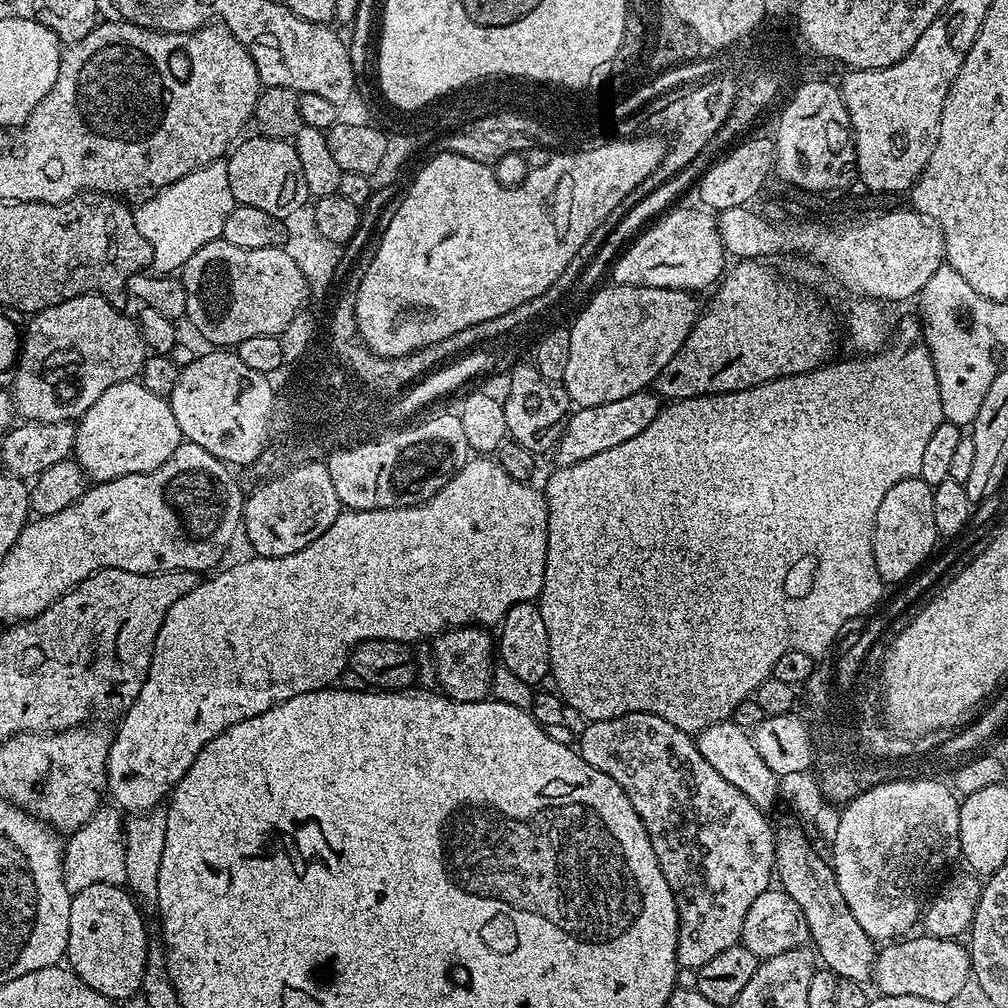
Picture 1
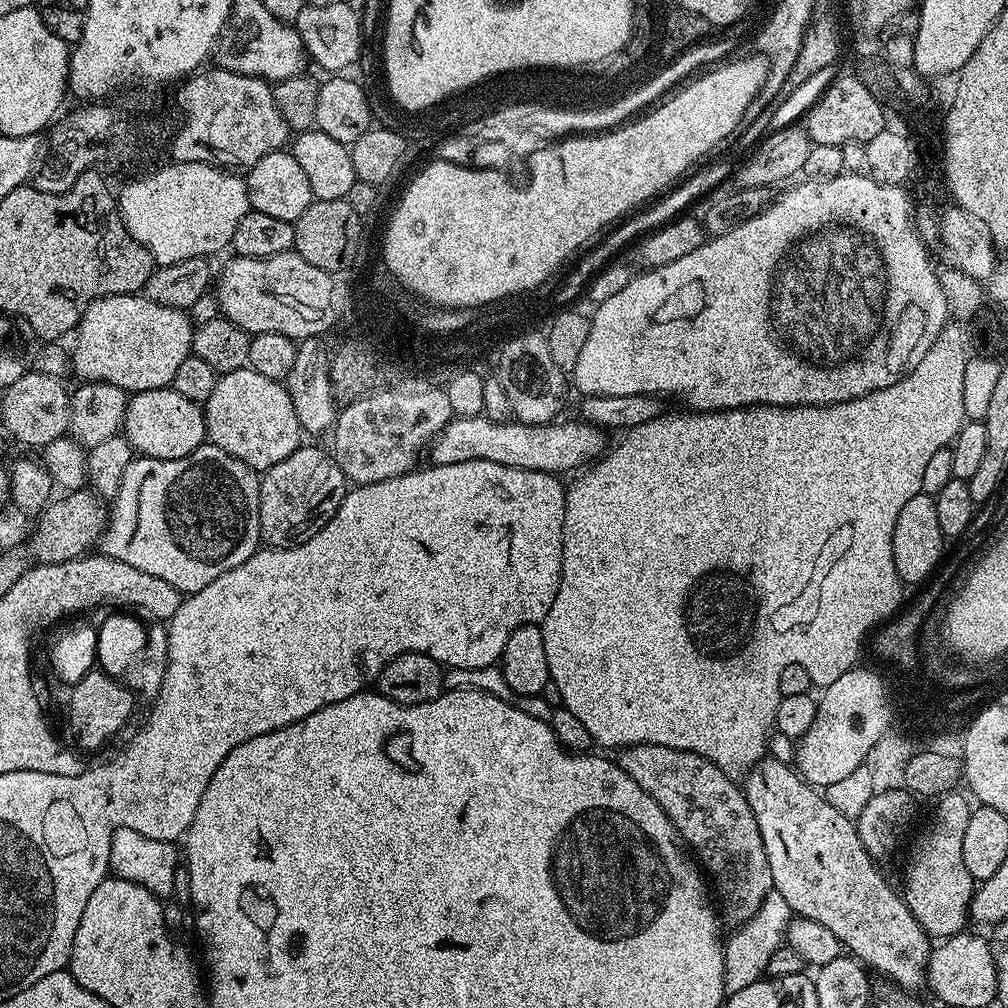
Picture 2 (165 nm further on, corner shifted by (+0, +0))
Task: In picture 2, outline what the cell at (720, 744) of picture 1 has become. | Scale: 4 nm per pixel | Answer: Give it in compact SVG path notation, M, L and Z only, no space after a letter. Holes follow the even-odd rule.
M771 758L760 760L748 769L742 780L742 791L748 799L754 822L758 822L758 830L766 846L766 862L770 866L772 887L775 892L782 894L782 898L786 898L786 906L790 906L793 914L826 926L826 930L830 930L830 934L834 934L834 938L838 938L841 945L873 973L881 972L888 976L884 978L905 990L923 989L933 941L928 932L922 930L918 918L910 914L903 895L897 889L895 892L876 869L877 861L862 846L853 817L830 806L823 791L806 783L795 767Z

